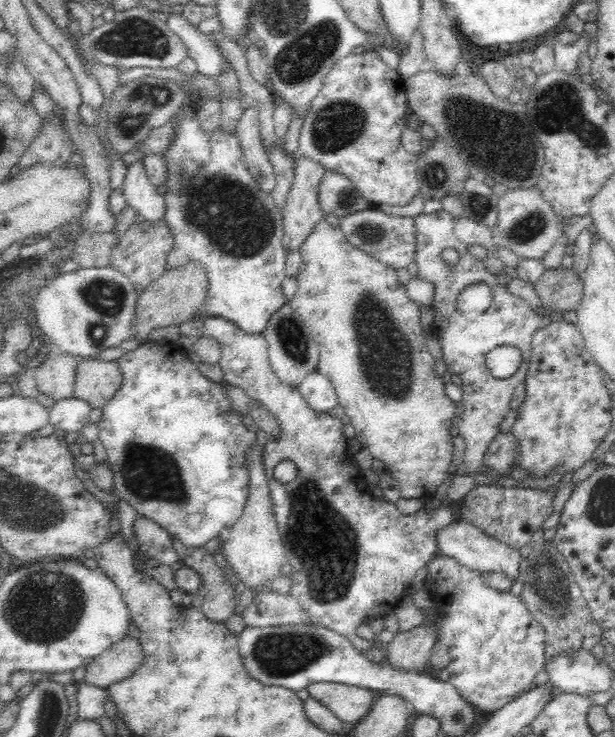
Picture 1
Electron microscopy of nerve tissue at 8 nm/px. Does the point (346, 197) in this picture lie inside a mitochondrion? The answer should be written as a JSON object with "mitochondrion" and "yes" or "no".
{"mitochondrion":"yes"}

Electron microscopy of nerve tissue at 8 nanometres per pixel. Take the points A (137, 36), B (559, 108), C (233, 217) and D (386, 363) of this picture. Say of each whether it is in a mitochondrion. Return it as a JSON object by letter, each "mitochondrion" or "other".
{"A":"mitochondrion","B":"mitochondrion","C":"mitochondrion","D":"mitochondrion"}

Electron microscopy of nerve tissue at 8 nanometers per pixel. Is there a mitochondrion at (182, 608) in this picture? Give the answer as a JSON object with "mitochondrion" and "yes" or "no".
{"mitochondrion":"no"}

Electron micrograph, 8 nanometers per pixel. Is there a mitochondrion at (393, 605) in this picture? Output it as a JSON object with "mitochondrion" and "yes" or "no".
{"mitochondrion":"no"}

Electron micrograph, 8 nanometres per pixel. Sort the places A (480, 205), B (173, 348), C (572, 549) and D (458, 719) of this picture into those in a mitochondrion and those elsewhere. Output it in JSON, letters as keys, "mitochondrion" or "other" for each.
{"A":"mitochondrion","B":"other","C":"other","D":"mitochondrion"}

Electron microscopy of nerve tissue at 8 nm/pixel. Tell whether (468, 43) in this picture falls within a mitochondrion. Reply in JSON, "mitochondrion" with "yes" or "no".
{"mitochondrion":"no"}

